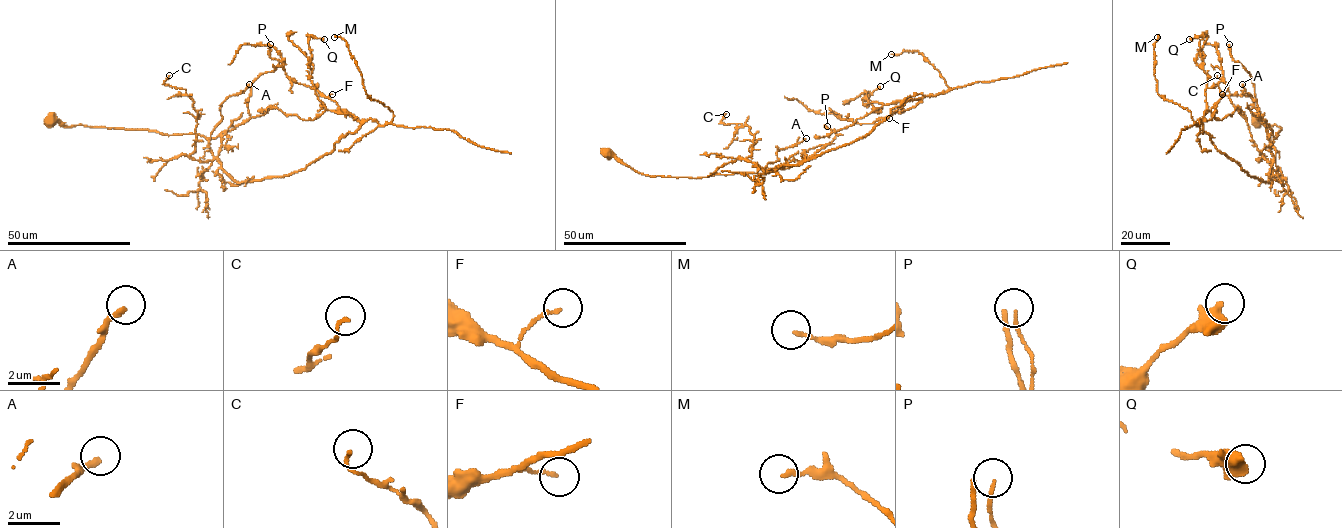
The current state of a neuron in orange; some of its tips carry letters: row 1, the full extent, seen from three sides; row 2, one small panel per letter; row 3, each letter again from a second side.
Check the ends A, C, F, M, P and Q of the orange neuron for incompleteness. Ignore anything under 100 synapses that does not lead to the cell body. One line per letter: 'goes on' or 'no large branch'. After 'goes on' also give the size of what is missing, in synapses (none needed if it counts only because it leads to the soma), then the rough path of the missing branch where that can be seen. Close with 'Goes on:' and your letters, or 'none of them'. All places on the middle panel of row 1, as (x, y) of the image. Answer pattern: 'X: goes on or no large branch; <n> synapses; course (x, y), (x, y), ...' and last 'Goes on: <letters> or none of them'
A: no large branch
C: no large branch
F: no large branch
M: no large branch
P: no large branch
Q: no large branch
Goes on: none of them

